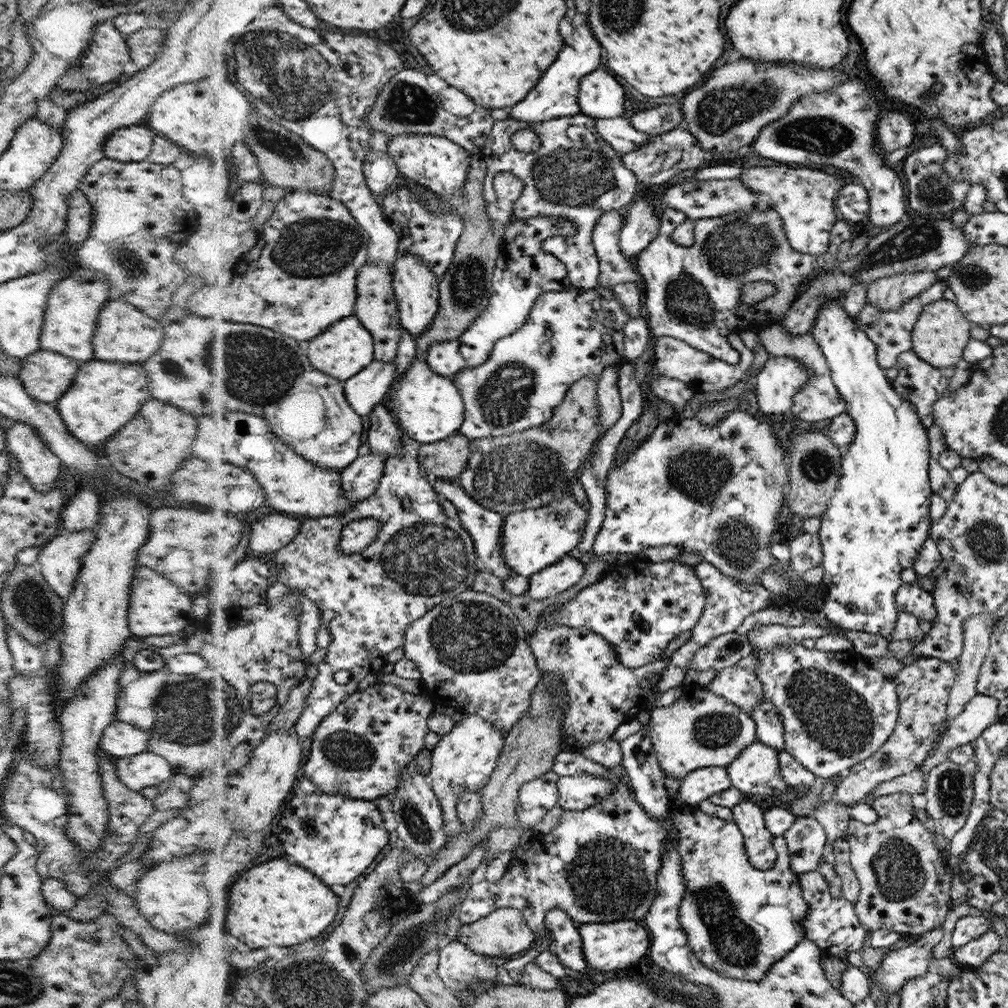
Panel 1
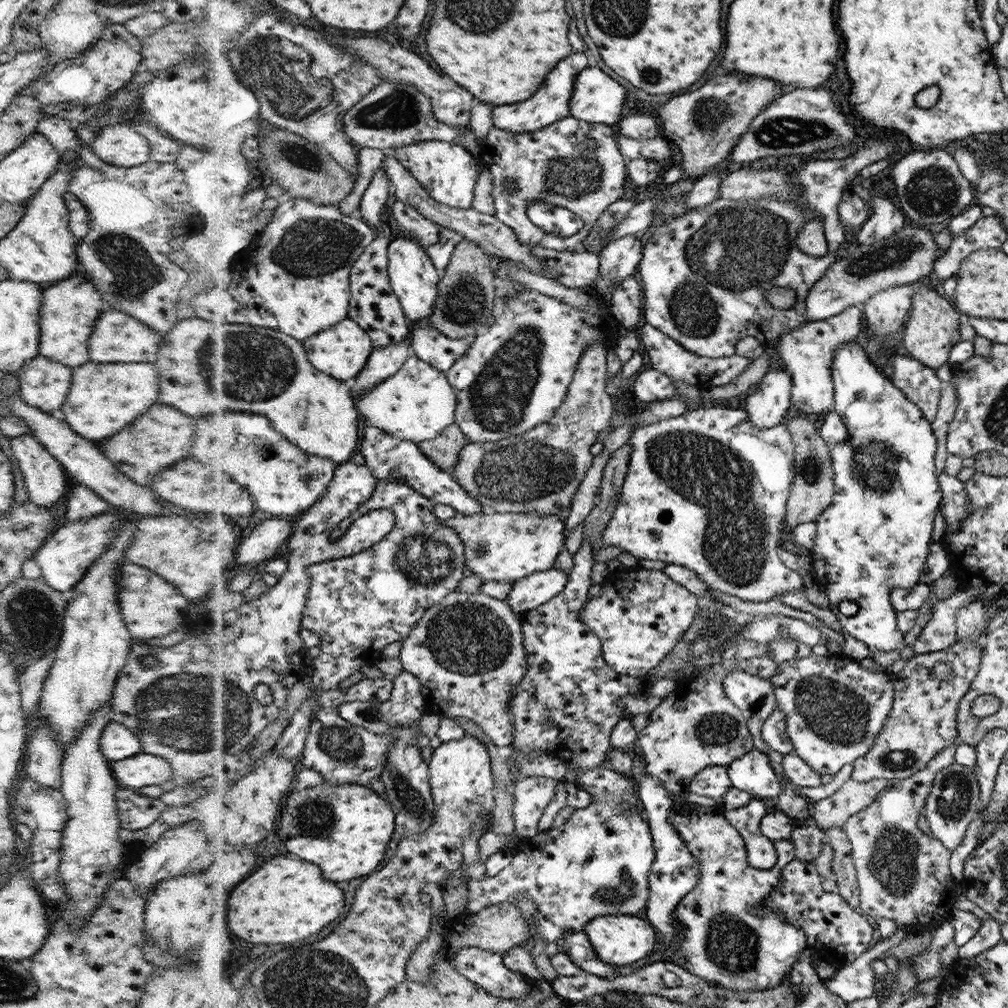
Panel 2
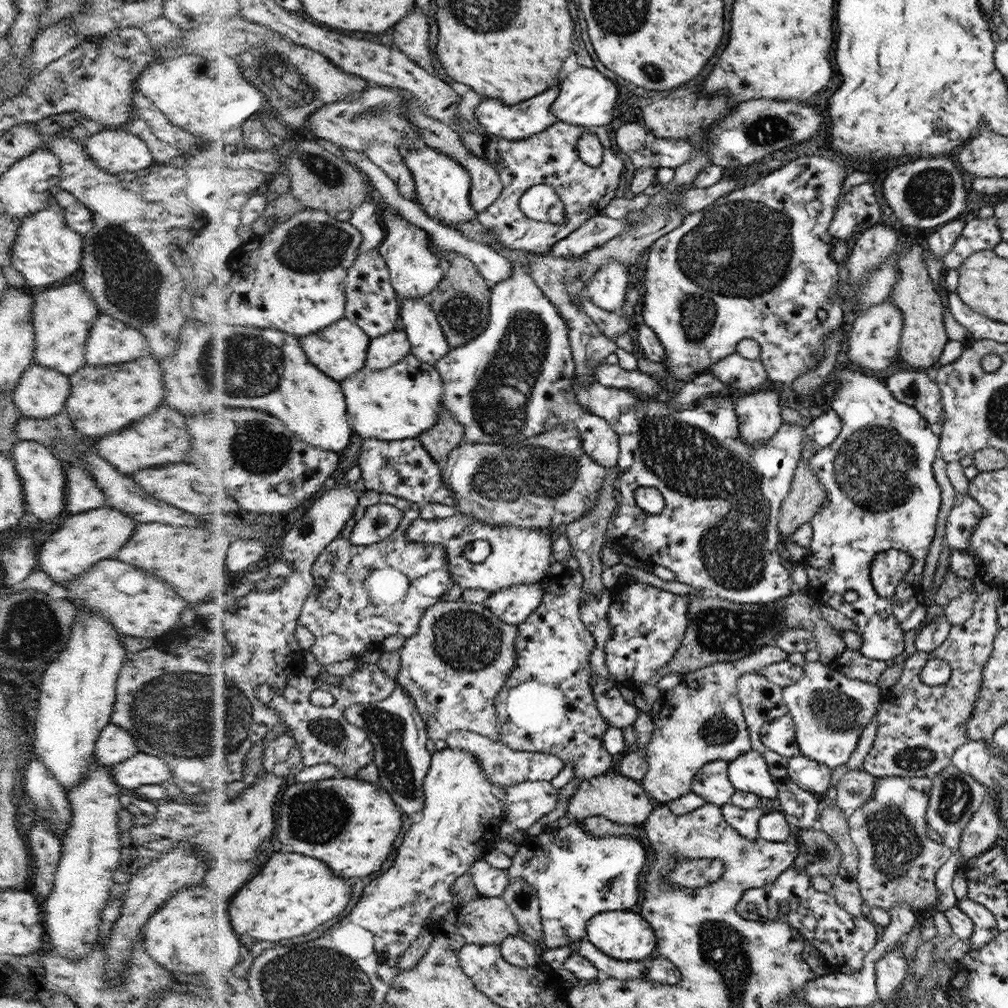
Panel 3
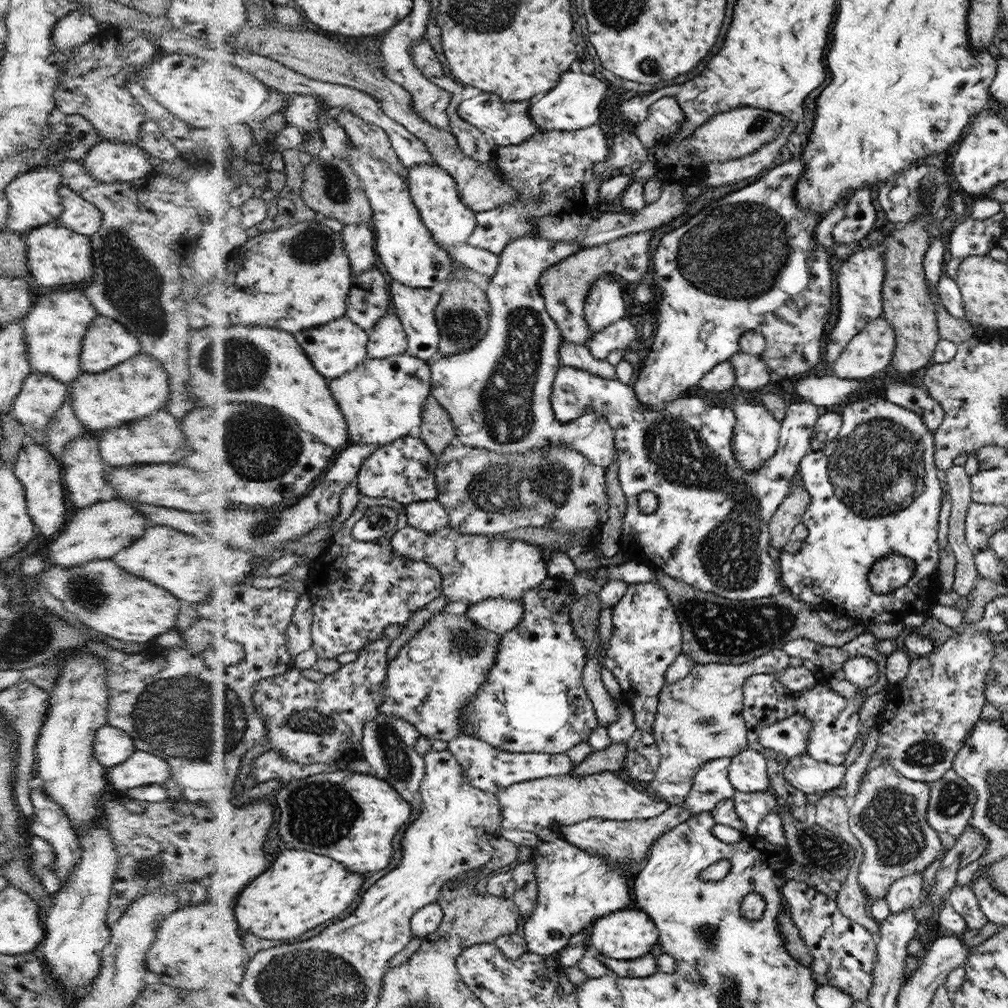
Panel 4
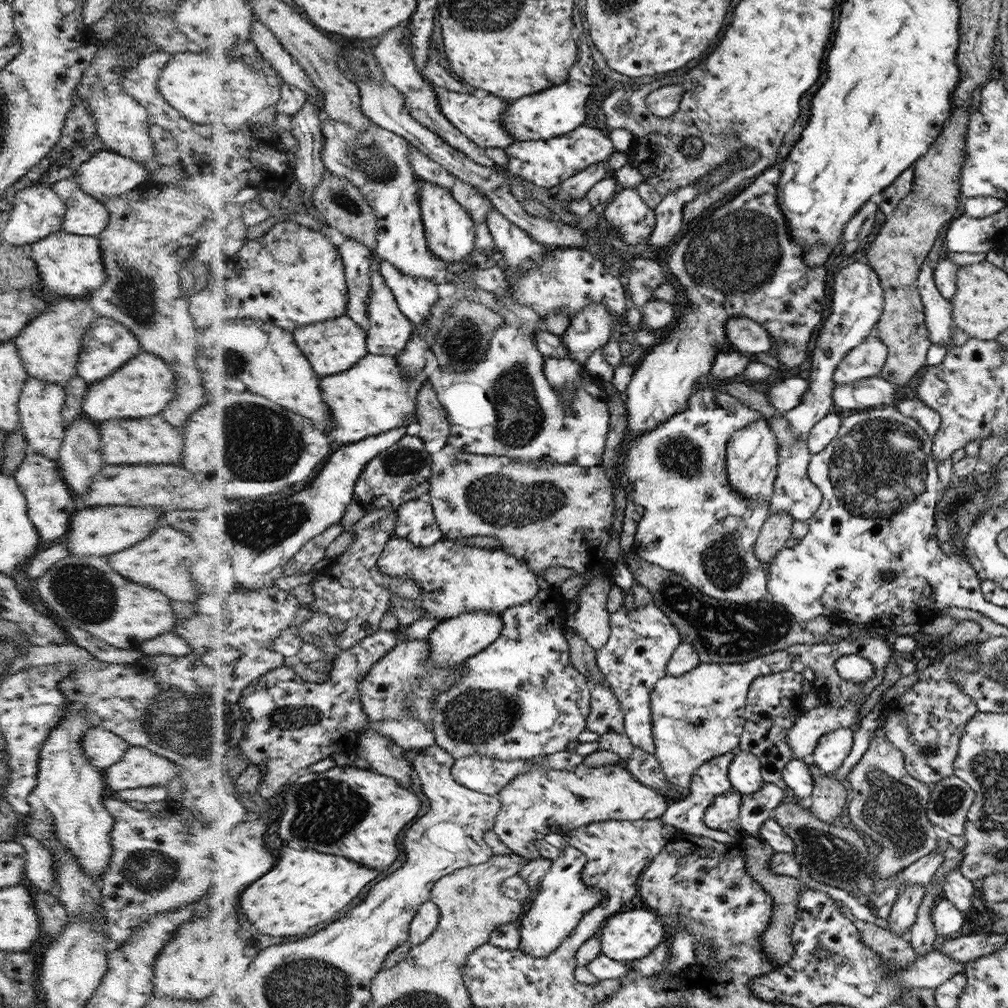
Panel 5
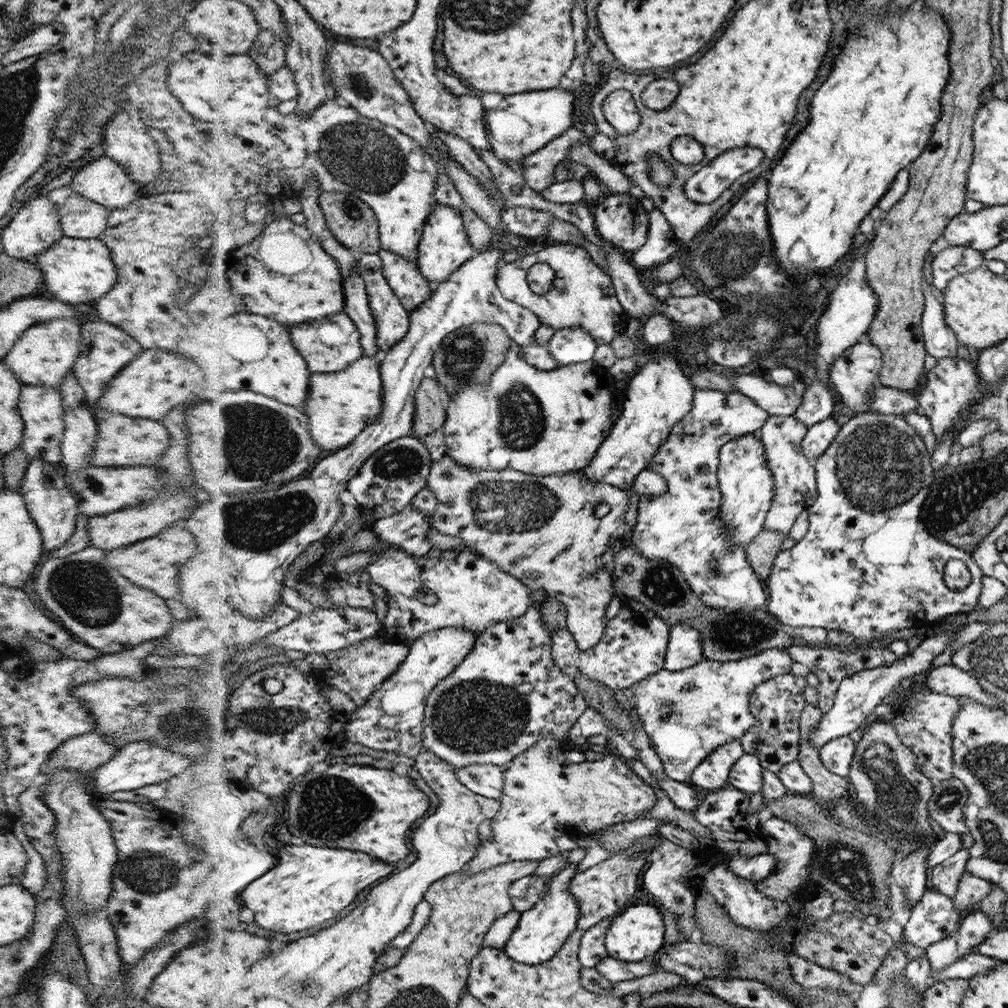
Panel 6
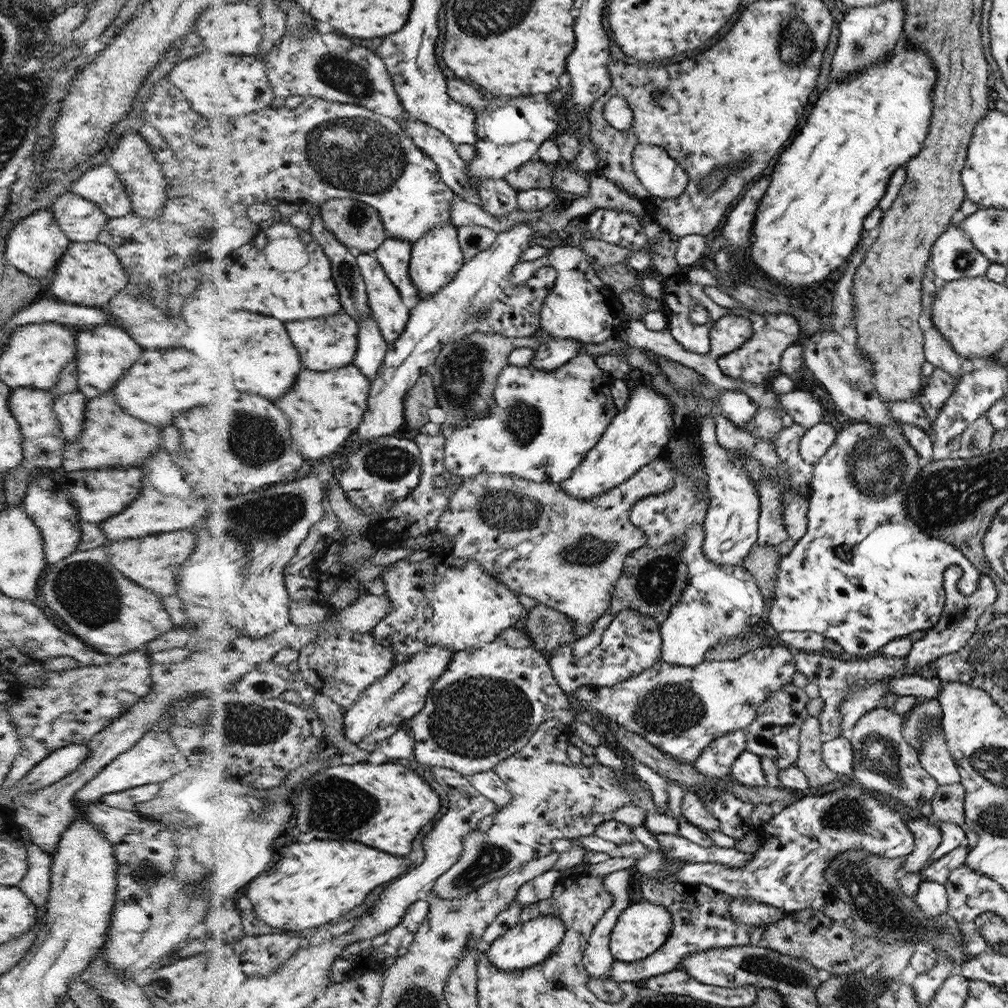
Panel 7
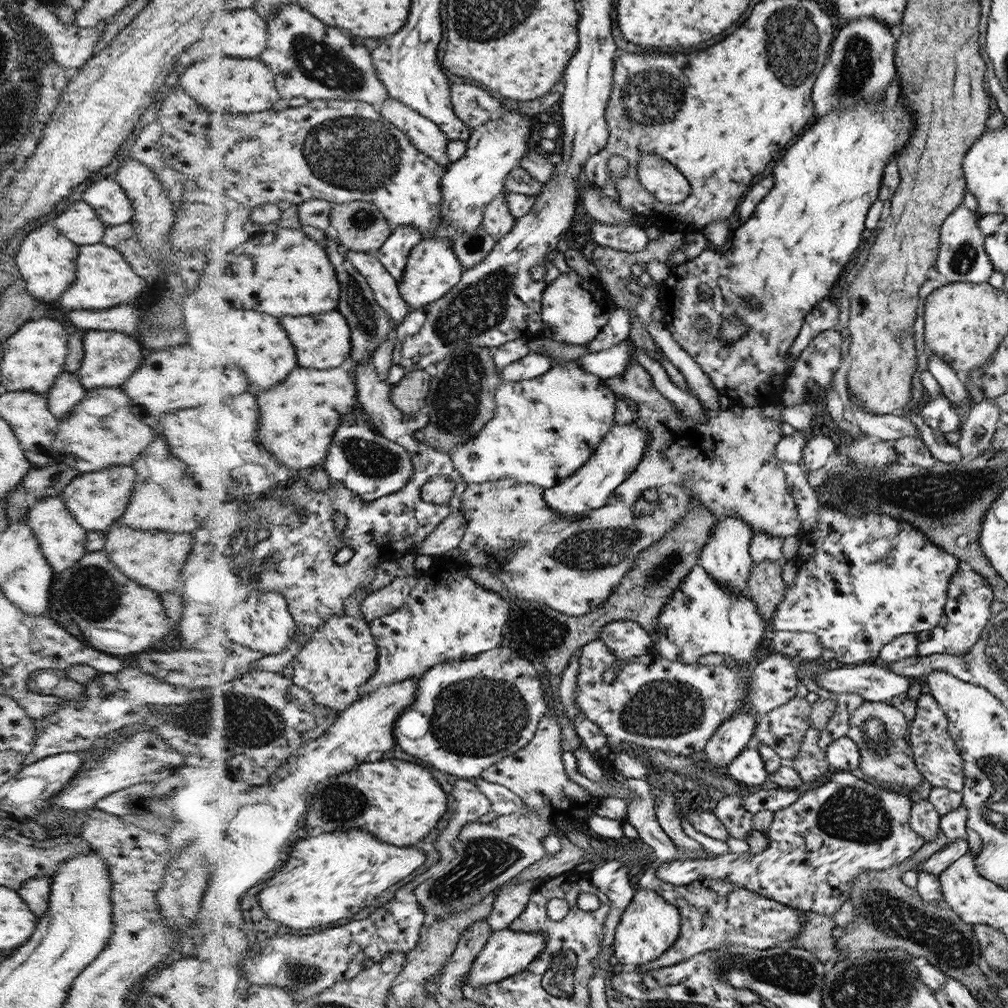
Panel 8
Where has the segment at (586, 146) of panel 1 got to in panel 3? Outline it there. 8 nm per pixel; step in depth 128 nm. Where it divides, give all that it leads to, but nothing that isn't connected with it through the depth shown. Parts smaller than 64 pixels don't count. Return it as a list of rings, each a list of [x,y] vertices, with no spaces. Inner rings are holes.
[[[562,121],[554,123],[552,127],[538,132],[537,135],[532,135],[522,140],[506,140],[505,137],[486,134],[484,158],[498,171],[503,189],[501,195],[486,210],[476,213],[476,218],[487,230],[491,230],[493,236],[497,236],[497,240],[501,240],[501,244],[505,244],[506,248],[514,248],[515,250],[536,254],[550,250],[562,239],[568,238],[570,234],[588,222],[588,220],[603,214],[608,203],[616,196],[616,186],[618,186],[622,170],[624,170],[622,159],[616,156],[616,152],[612,150],[612,142],[608,138],[608,132],[606,132],[605,127],[580,127]],[[584,132],[596,134],[602,144],[603,160],[598,167],[587,165],[578,155],[576,142],[582,138]],[[534,185],[550,185],[555,190],[564,205],[565,221],[562,224],[536,221],[531,217],[527,217],[525,212],[522,212],[521,196]]]

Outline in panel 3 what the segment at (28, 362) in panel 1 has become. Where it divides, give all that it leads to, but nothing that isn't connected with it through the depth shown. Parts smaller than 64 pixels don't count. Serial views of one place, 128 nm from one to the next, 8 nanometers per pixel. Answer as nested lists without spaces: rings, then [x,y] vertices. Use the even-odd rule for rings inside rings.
[[[34,362],[22,373],[12,396],[22,417],[45,419],[66,406],[69,392],[66,375]]]

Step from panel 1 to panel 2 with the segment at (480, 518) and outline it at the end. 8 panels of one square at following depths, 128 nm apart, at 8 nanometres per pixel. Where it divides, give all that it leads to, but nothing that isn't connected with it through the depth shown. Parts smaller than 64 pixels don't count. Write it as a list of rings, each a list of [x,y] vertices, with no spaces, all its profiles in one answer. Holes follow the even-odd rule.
[[[375,426],[366,427],[363,436],[361,454],[366,458],[367,465],[373,468],[374,474],[380,480],[405,480],[408,484],[412,484],[418,492],[425,493],[426,496],[437,501],[437,504],[449,504],[459,510],[462,515],[488,511],[462,488],[454,473],[440,468],[426,453],[422,452],[418,443],[398,439],[384,428],[376,428]]]

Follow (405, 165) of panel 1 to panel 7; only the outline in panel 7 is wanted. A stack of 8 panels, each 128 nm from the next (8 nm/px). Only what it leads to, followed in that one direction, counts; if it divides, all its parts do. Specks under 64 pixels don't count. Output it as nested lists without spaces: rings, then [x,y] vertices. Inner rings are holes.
[[[454,222],[438,226],[415,242],[413,246],[413,281],[421,289],[421,298],[437,295],[444,287],[452,284],[466,261],[460,239],[459,227]]]

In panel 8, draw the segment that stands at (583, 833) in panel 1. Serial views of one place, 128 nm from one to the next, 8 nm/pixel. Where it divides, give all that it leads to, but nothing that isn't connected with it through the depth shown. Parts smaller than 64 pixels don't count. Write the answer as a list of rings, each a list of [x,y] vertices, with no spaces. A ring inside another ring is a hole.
[[[505,929],[491,934],[488,943],[479,952],[479,955],[472,963],[469,970],[465,985],[462,987],[463,994],[466,996],[476,988],[500,982],[508,979],[509,976],[516,975],[519,972],[526,971],[530,963],[532,963],[546,946],[546,933],[534,931],[534,933],[518,933],[512,930]]]

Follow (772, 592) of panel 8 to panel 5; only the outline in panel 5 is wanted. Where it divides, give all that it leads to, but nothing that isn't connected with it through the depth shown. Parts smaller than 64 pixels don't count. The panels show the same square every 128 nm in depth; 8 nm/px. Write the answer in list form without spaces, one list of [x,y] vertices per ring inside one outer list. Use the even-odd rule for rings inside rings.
[[[789,512],[770,514],[756,542],[756,555],[764,564],[772,563],[777,552],[786,548],[786,540],[793,536],[795,520]]]

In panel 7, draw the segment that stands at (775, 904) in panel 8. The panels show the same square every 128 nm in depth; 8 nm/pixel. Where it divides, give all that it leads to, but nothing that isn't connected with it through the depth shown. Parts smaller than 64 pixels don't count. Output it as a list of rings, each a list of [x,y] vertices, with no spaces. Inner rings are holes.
[[[649,878],[641,885],[642,896],[650,904],[662,905],[673,915],[672,934],[669,941],[660,947],[653,955],[634,963],[615,961],[611,966],[610,979],[618,982],[632,982],[665,975],[678,968],[681,962],[695,952],[710,950],[711,948],[728,948],[736,946],[759,946],[765,935],[764,926],[742,924],[733,917],[729,907],[729,895],[717,891],[711,886],[694,883],[663,882]]]

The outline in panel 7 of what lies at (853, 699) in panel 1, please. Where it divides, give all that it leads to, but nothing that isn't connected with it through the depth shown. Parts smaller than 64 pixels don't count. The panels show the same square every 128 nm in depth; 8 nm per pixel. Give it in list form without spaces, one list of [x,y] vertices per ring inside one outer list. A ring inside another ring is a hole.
[[[847,734],[823,743],[822,756],[826,766],[839,775],[847,774],[850,776],[853,771],[856,755]]]

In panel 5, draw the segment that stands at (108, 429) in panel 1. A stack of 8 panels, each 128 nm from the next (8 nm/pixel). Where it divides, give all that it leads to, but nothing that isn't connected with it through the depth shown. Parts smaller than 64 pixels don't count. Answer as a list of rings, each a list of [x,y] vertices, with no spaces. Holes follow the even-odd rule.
[[[142,350],[112,376],[106,376],[100,382],[92,384],[90,392],[86,392],[82,410],[94,422],[154,416],[166,408],[166,404],[174,398],[174,394],[176,394],[176,380],[172,368],[159,356]]]

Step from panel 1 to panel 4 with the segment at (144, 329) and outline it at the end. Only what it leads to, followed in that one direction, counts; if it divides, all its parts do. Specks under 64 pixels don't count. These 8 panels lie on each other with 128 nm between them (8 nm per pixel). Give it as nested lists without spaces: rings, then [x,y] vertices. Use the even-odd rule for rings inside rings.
[[[98,315],[82,340],[81,372],[104,372],[142,352],[140,341],[116,320]]]

